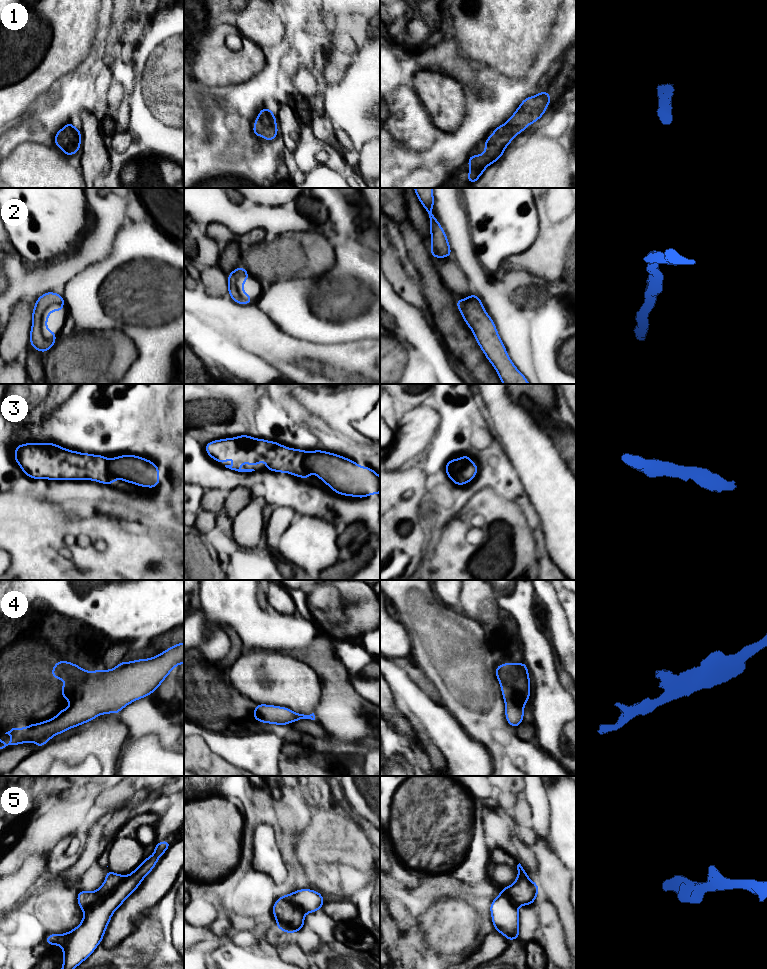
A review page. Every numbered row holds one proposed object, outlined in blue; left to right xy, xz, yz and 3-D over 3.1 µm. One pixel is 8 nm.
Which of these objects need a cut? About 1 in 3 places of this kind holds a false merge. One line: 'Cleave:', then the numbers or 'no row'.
Cleave: 5

